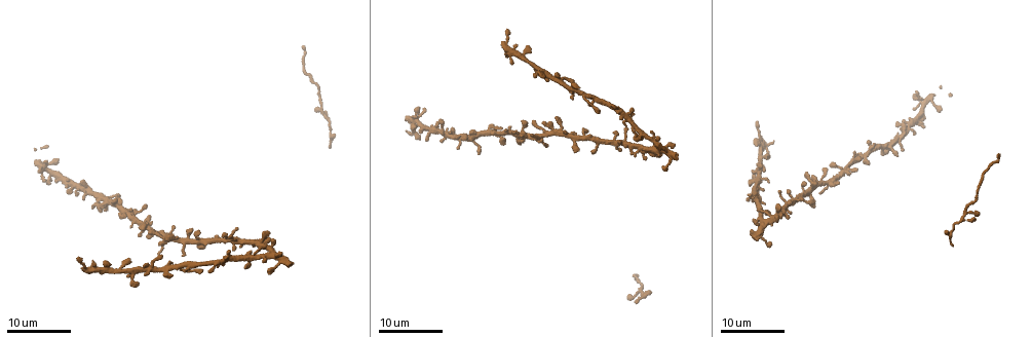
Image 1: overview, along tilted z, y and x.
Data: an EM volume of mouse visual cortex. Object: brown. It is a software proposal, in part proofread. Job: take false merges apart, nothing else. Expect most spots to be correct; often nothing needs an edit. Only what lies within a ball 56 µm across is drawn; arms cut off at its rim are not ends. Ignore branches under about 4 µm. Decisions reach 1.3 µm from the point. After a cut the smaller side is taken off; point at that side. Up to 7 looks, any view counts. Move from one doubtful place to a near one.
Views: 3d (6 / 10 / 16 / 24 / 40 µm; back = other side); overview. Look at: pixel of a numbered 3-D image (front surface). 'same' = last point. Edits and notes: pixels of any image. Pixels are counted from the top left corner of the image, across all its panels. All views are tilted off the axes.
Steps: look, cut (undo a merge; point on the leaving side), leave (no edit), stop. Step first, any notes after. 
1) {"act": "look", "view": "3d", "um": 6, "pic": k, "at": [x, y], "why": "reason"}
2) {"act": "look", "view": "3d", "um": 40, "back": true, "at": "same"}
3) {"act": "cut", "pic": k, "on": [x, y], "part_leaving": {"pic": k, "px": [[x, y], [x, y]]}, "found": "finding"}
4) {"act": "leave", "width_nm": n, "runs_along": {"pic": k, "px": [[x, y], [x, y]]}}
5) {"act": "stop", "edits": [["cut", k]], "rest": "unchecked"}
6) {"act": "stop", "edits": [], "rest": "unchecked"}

{"act": "look", "view": "3d", "um": 24, "pic": 1, "at": [132, 215], "why": "four or more arms meet"}

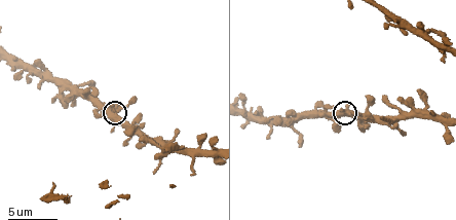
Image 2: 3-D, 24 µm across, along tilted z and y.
{"act": "look", "view": "3d", "um": 10, "pic": 2, "at": [114, 115]}

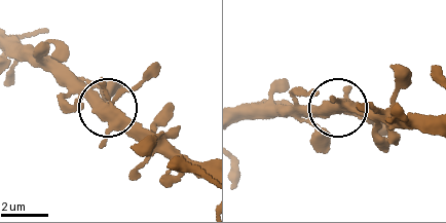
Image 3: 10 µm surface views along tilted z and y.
{"act": "leave", "arms": 5, "found": "continuous, no second neuron"}

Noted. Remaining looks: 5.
{"act": "look", "view": "3d", "um": 10, "pic": 2, "at": [399, 114], "why": "thin arm on a thick one"}

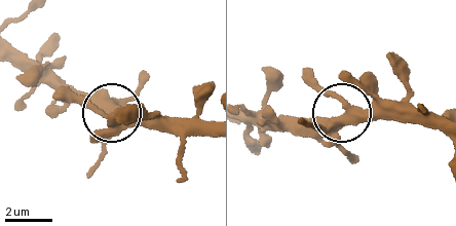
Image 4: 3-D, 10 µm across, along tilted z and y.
{"act": "leave", "arms": 4, "found": "continuous, no second neuron"}

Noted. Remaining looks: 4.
{"act": "look", "view": "3d", "um": 16, "pic": 1, "at": [795, 199], "why": "four or more arms meet"}

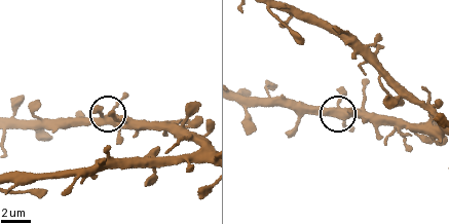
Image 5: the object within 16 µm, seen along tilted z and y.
{"act": "look", "view": "3d", "um": 6, "at": "same"}

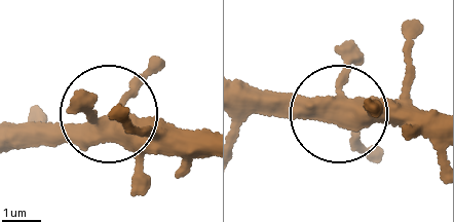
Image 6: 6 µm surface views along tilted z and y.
{"act": "leave", "arms": 4, "found": "one neuron here"}

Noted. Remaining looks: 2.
{"act": "look", "view": "3d", "um": 10, "pic": 2, "at": [27, 69], "why": "sudden change in width"}

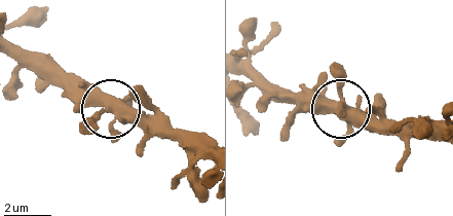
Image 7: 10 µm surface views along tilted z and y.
{"act": "leave", "width_nm": 440, "runs_along": {"pic": 7, "px": [[208, 149], [46, 82]]}, "found": "continuous, no second neuron"}

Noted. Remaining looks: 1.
{"act": "stop", "edits": [], "rest": "unchecked"}

